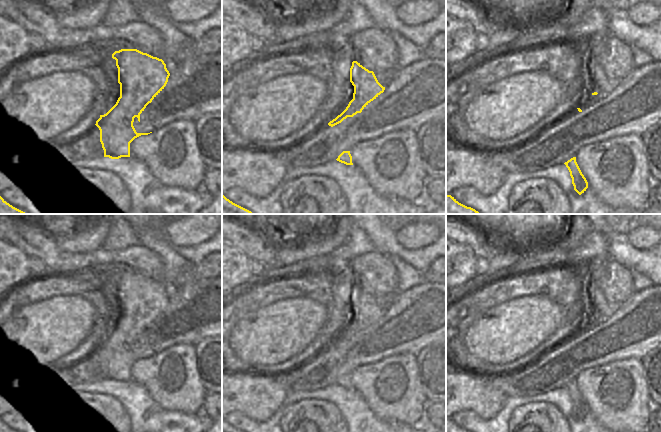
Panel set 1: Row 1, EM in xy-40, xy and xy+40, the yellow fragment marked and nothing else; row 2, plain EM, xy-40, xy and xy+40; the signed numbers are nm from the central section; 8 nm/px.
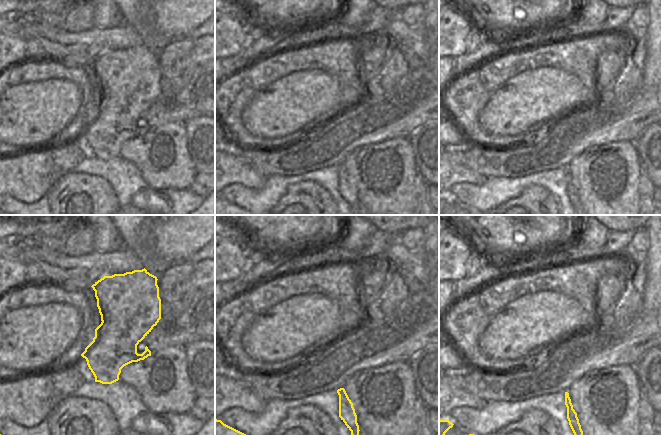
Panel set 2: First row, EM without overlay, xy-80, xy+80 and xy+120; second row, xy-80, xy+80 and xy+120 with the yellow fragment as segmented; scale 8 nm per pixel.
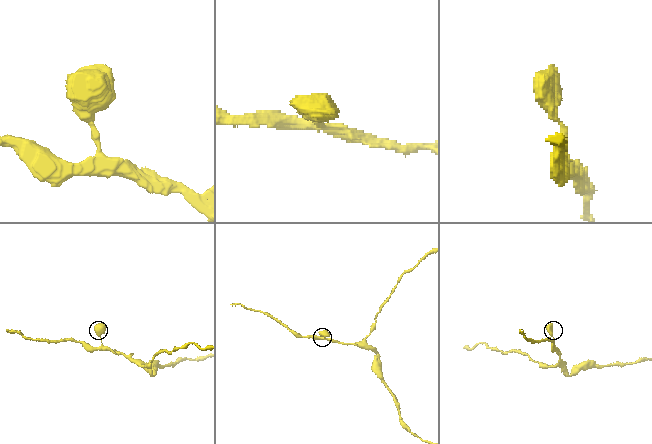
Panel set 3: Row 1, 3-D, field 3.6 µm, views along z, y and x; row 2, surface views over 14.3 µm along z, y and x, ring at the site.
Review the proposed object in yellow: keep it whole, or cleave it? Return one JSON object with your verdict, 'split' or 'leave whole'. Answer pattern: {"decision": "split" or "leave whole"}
{"decision": "leave whole"}

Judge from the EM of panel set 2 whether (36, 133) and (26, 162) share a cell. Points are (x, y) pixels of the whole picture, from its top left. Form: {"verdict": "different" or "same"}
{"verdict": "different"}

